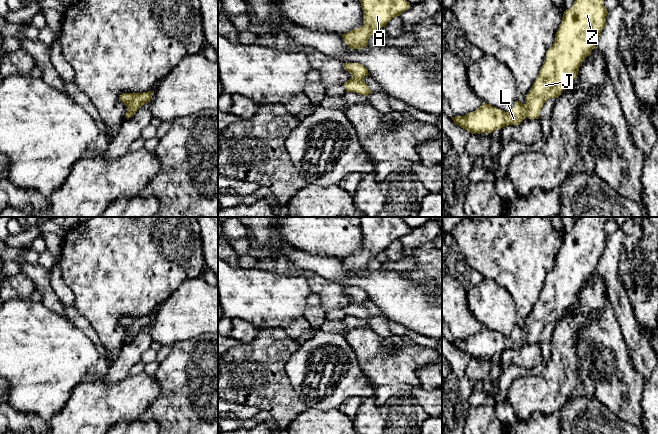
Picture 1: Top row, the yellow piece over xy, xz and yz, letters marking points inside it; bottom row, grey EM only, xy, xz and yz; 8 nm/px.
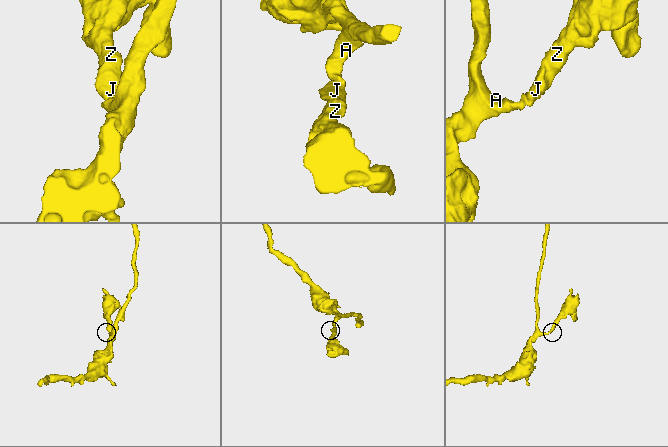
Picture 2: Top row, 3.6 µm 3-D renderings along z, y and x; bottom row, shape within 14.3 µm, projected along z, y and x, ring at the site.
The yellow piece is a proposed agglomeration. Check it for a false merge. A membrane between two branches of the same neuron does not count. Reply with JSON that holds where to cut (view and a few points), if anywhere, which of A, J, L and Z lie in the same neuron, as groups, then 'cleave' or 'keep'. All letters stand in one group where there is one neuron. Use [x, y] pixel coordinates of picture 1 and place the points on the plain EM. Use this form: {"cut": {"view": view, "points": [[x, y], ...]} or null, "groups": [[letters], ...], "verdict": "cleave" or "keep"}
{"cut": null, "groups": [["A", "J", "L", "Z"]], "verdict": "keep"}

